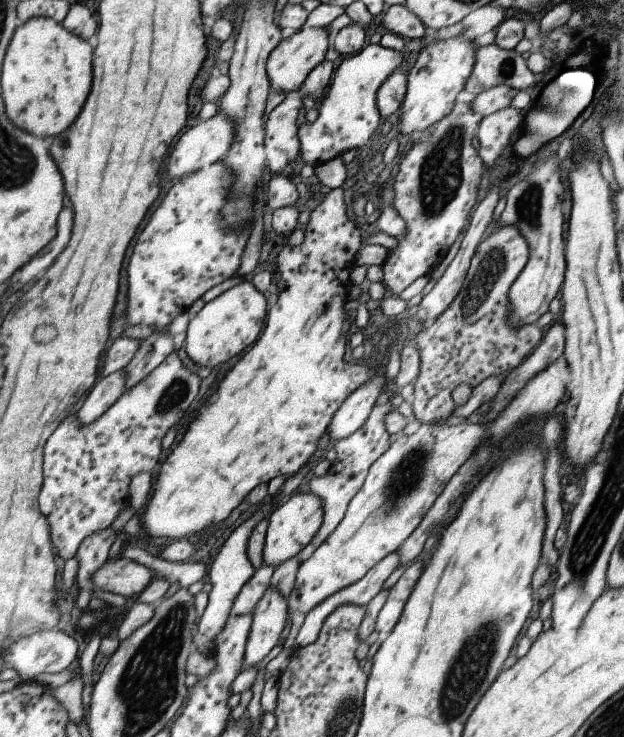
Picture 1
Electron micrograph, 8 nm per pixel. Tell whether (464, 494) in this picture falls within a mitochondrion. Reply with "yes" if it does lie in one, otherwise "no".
no

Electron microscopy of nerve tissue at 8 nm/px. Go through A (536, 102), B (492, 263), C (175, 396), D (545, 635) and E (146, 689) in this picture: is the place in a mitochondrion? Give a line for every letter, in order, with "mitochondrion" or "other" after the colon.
A: other
B: mitochondrion
C: mitochondrion
D: other
E: mitochondrion

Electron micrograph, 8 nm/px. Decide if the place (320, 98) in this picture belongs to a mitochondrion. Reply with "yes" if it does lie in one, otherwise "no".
no

